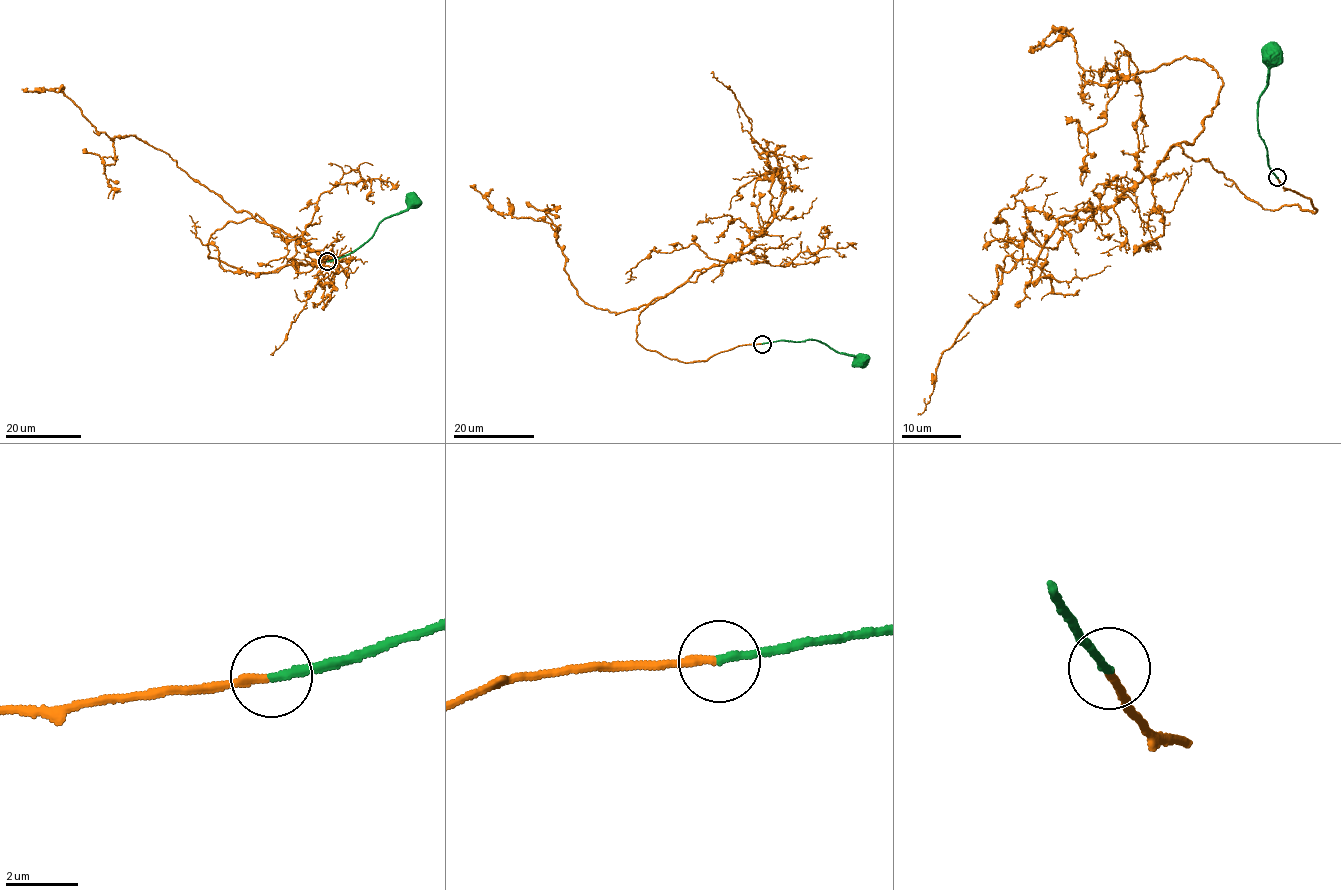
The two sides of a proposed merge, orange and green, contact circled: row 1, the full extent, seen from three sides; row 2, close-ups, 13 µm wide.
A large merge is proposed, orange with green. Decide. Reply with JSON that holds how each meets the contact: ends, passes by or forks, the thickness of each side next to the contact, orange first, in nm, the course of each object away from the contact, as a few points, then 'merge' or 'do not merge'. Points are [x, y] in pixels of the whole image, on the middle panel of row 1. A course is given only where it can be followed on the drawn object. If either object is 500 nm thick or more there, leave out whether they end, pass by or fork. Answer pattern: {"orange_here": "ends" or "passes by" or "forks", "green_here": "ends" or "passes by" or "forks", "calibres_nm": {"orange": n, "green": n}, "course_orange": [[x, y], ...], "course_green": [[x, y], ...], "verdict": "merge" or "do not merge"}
{"orange_here": "ends", "green_here": "ends", "calibres_nm": {"orange": 240, "green": 240}, "course_orange": [[761, 344], [684, 363], [645, 348], [640, 312], [703, 272], [597, 308], [549, 223], [469, 185]], "course_green": [[762, 344], [809, 339], [825, 343], [835, 351], [858, 356], [860, 360]], "verdict": "merge"}

